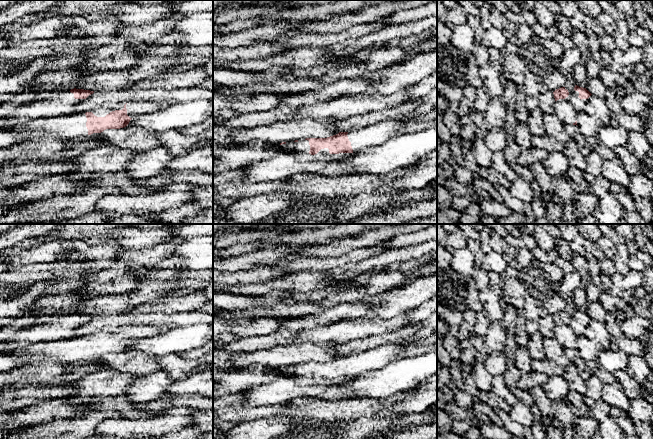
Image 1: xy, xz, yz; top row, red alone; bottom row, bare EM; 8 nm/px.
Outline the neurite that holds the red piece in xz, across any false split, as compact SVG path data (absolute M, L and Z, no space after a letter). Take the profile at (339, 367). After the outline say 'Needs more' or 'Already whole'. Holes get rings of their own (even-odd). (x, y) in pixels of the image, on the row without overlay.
M417 341L402 344L383 344L372 350L351 354L350 356L339 356L336 359L327 362L306 362L304 364L295 364L294 366L280 367L282 376L309 377L317 378L321 373L328 372L330 378L353 377L365 372L375 371L385 367L387 364L406 358L406 351L411 351Z. Needs more

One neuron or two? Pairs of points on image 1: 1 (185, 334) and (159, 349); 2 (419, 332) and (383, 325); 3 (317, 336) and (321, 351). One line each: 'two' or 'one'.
1: one
2: two
3: two

